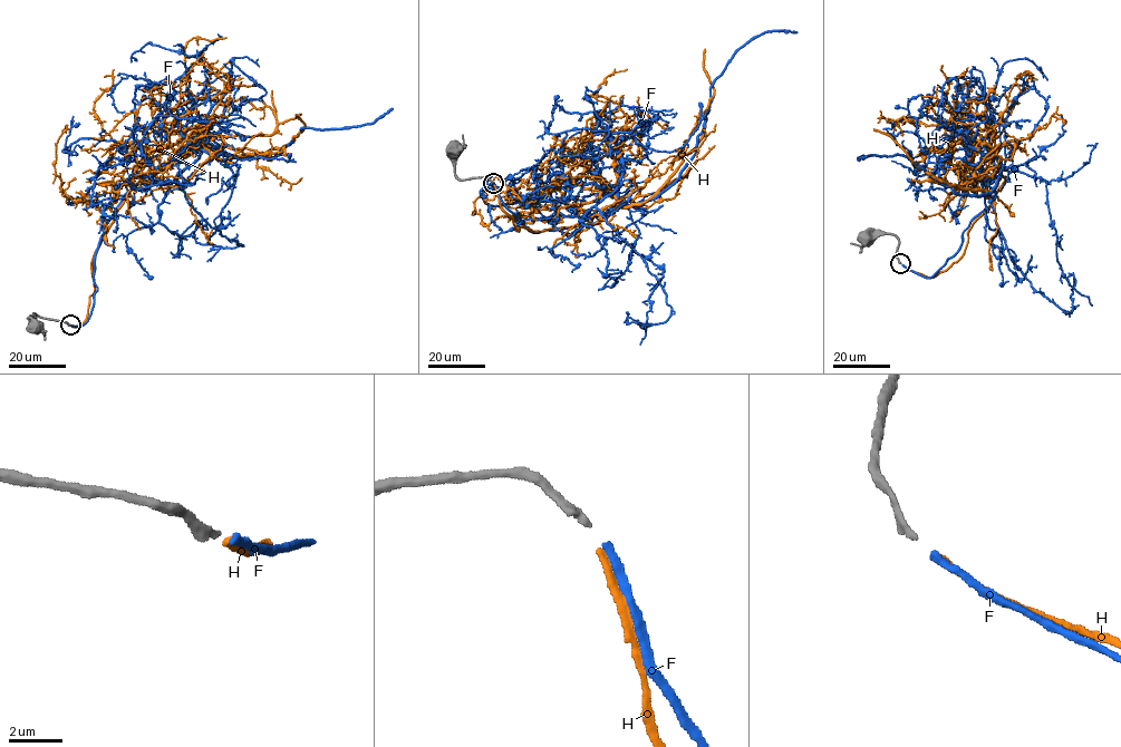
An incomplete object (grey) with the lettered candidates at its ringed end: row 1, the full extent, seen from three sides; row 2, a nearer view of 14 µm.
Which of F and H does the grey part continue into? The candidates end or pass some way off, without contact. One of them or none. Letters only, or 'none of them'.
F

